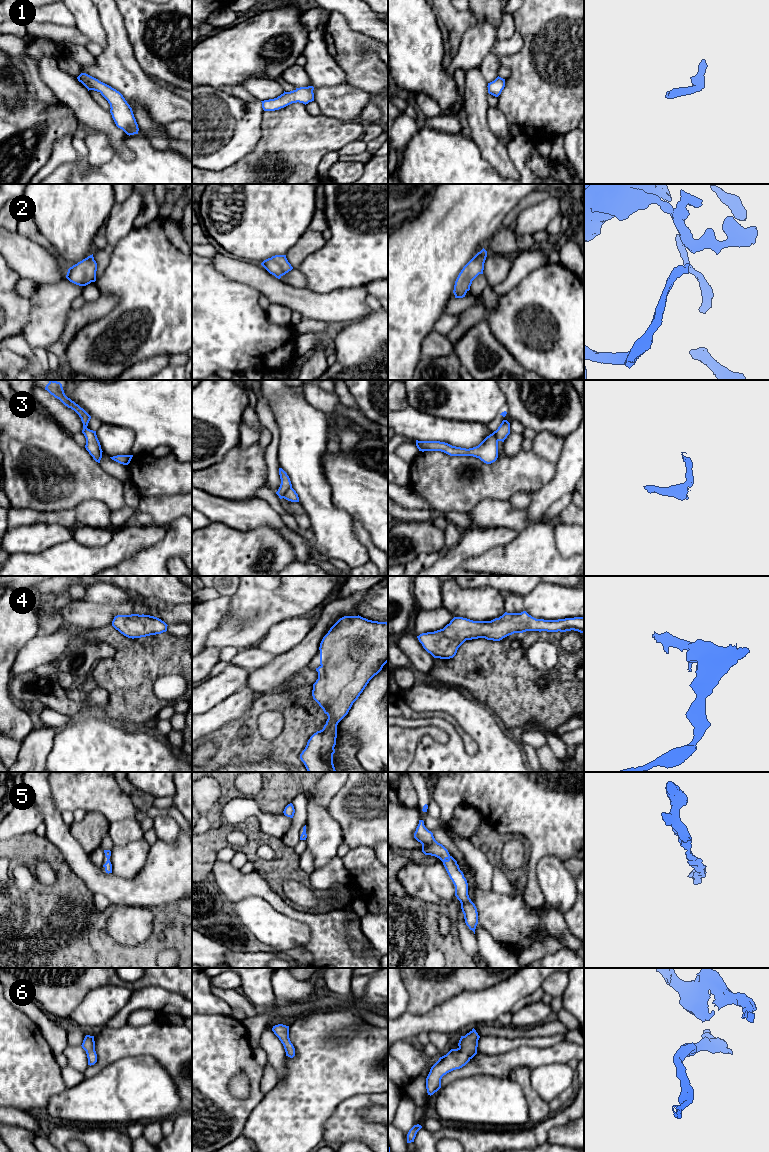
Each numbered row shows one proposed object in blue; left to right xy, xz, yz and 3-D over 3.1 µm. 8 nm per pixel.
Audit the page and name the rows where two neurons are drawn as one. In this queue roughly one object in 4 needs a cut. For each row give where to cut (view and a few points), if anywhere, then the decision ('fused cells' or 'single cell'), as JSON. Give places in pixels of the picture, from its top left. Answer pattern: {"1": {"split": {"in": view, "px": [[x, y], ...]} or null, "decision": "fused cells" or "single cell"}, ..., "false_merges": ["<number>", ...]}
{"1": {"split": null, "decision": "single cell"}, "2": {"split": null, "decision": "single cell"}, "3": {"split": {"in": "xz", "px": [[291, 487], [282, 497]]}, "decision": "fused cells"}, "4": {"split": null, "decision": "single cell"}, "5": {"split": null, "decision": "single cell"}, "6": {"split": null, "decision": "single cell"}, "false_merges": ["3"]}

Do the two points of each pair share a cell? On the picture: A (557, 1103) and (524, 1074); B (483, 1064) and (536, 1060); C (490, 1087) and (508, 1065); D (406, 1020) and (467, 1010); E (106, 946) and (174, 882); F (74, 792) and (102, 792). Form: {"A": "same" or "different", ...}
{"A": "different", "B": "same", "C": "different", "D": "same", "E": "different", "F": "same"}

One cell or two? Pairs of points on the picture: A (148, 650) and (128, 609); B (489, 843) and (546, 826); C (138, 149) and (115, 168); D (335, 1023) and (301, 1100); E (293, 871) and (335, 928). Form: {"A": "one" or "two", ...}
{"A": "two", "B": "two", "C": "one", "D": "one", "E": "two"}

